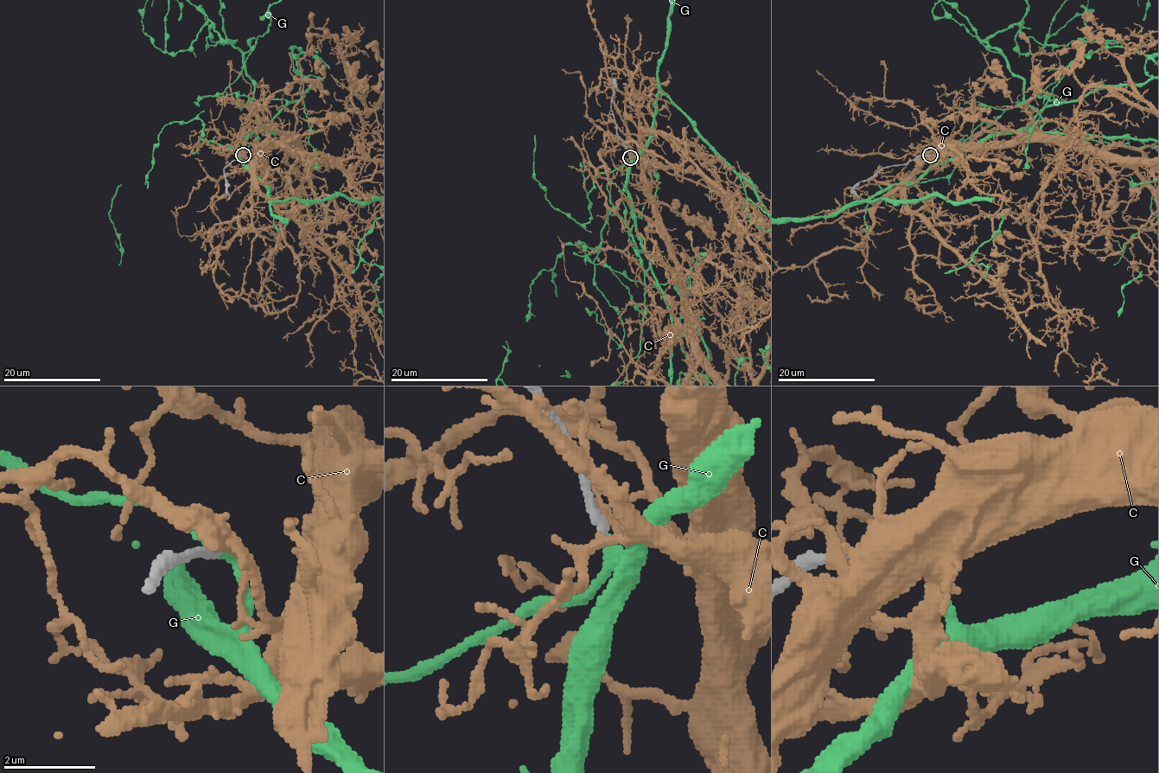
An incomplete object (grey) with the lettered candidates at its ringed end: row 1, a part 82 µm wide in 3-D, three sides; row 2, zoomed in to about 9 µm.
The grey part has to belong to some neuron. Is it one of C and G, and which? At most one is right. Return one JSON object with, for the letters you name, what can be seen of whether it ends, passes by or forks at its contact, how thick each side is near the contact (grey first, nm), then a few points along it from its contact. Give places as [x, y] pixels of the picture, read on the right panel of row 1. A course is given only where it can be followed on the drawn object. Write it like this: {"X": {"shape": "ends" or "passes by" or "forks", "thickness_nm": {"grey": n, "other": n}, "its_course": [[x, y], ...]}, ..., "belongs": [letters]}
{"G": {"shape": "passes by", "thickness_nm": {"grey": 190, "other": 180}}, "belongs": ["G"]}

